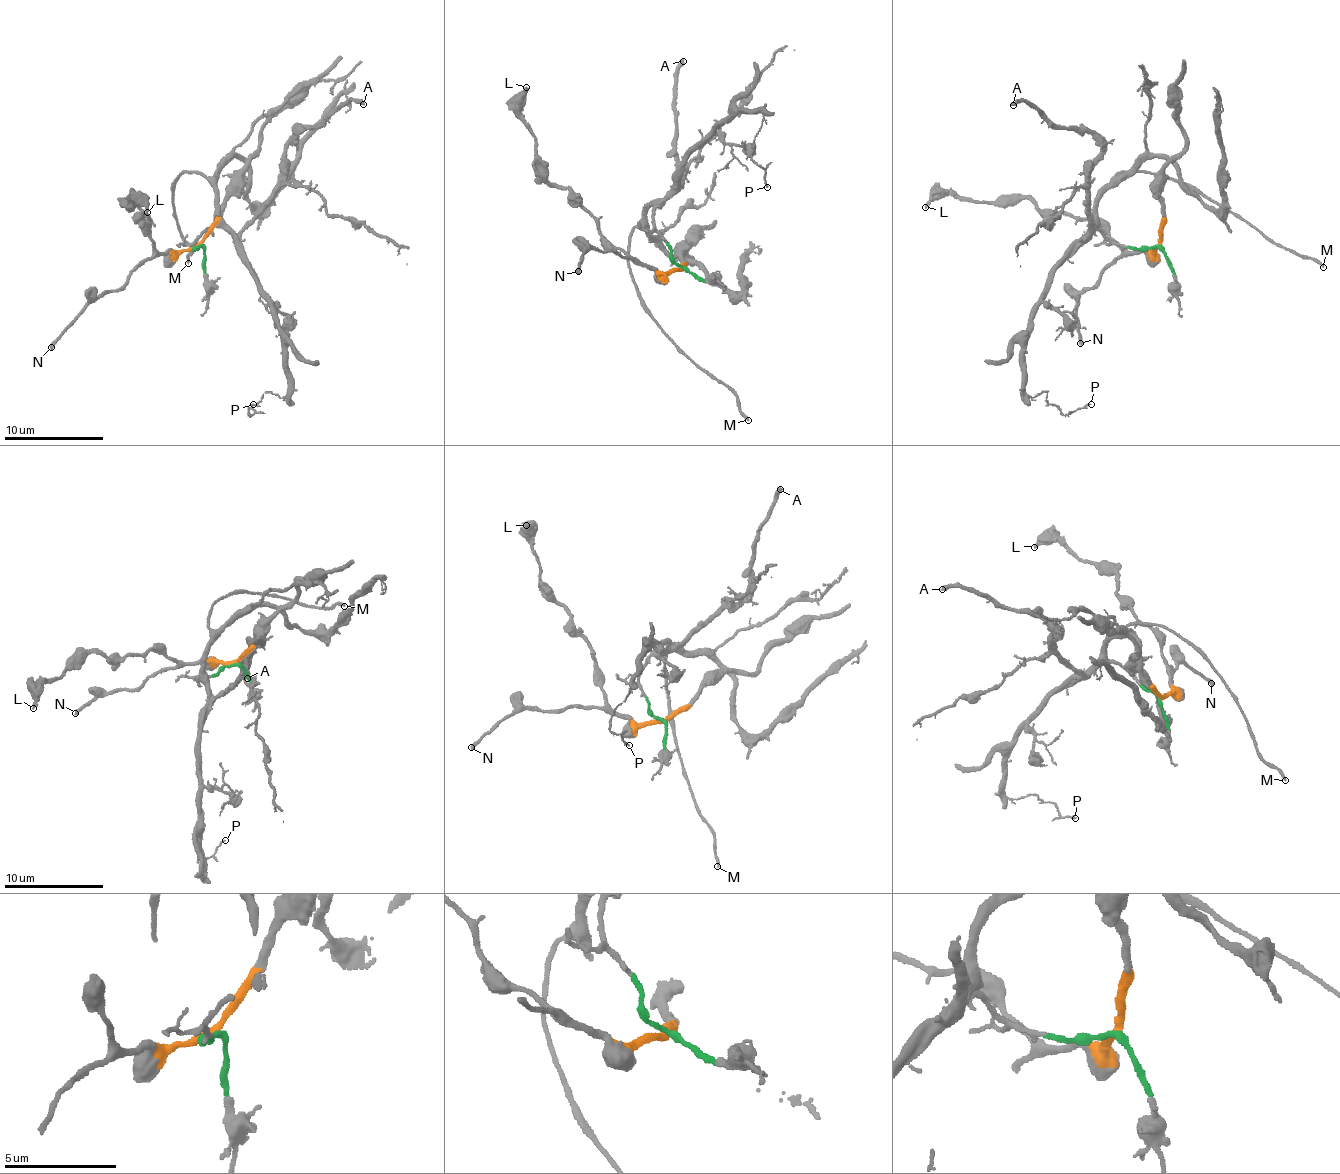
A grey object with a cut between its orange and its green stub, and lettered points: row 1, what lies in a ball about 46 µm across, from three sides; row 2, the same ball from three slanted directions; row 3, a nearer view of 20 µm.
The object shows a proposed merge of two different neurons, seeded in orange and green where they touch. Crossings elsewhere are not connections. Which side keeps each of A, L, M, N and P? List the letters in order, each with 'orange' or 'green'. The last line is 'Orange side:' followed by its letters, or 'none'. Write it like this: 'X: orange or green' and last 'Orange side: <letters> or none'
A: green
L: orange
M: green
N: orange
P: green
Orange side: L, N

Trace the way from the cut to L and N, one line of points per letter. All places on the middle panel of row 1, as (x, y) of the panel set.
L: (682, 269), (656, 274), (639, 264), (598, 232), (598, 219), (575, 195), (551, 182), (521, 111), (527, 87)
N: (682, 269), (656, 274), (613, 250), (592, 248), (586, 251), (577, 272)

